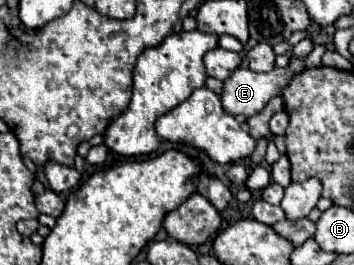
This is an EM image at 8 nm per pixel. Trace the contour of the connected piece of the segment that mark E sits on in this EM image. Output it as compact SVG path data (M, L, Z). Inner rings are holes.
M291 57L285 69L275 67L269 73L255 73L249 67L239 67L225 83L221 93L221 105L231 115L253 117L259 113L271 97L291 81L291 77L305 67L305 61Z

